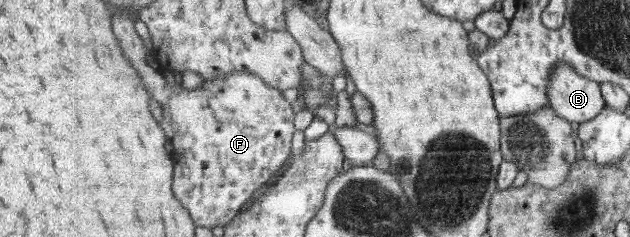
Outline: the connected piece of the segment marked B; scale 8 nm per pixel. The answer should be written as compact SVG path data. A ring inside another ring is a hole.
M561 64L549 78L549 104L566 120L579 126L596 118L606 107L601 84Z

